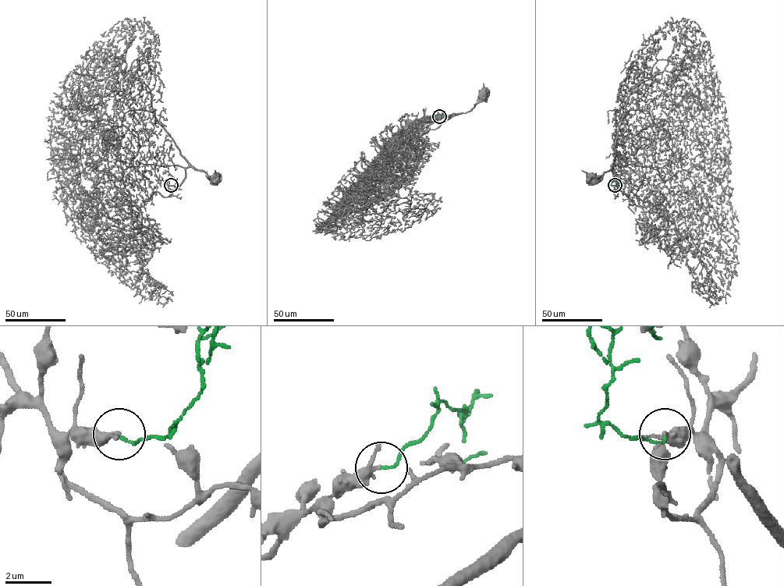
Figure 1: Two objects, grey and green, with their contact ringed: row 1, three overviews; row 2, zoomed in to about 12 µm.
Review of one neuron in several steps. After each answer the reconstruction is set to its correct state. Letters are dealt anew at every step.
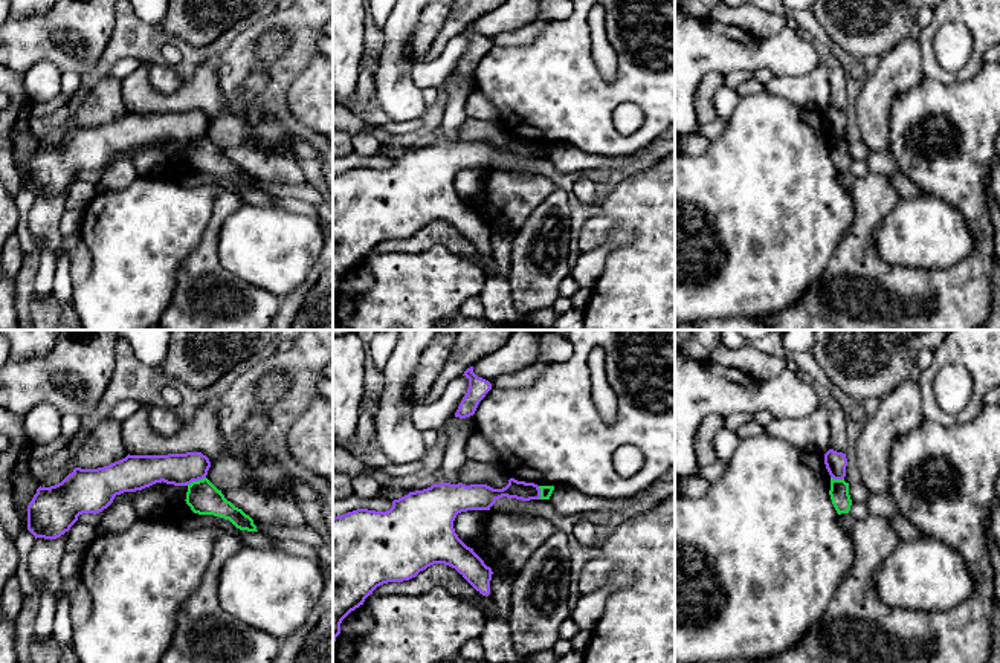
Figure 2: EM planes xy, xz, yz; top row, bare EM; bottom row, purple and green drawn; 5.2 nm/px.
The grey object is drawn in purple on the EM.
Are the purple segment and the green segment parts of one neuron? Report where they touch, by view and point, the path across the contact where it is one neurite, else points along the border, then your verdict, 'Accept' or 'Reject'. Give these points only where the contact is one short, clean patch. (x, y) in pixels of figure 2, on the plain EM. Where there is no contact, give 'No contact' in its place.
Touches purple at xy (196, 138). Boundary: xy (205, 135), (187, 142). Reject

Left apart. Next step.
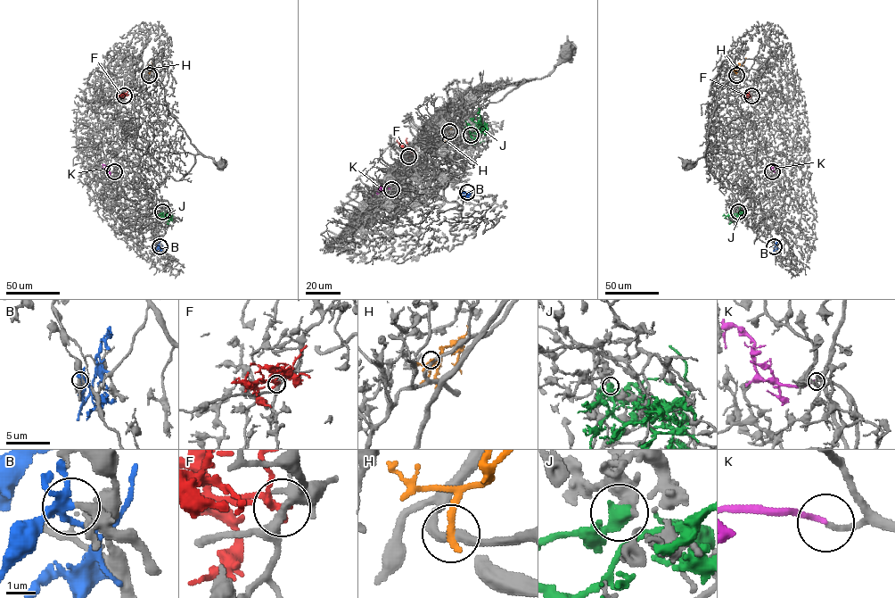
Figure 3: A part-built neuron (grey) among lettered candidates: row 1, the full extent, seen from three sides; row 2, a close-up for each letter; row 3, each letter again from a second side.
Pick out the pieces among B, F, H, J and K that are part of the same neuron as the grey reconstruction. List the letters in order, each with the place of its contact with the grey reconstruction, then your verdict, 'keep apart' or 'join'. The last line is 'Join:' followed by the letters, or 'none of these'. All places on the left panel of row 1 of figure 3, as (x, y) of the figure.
B: contact (160, 246); keep apart
F: contact (124, 95); keep apart
H: contact (149, 75); keep apart
J: contact (162, 211); keep apart
K: contact (114, 171); join
Join: K

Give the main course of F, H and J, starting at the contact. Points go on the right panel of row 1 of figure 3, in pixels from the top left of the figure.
F: (751, 95), (740, 93)
H: (736, 75), (734, 69), (745, 58)
J: (738, 211), (743, 211), (739, 214), (722, 215)

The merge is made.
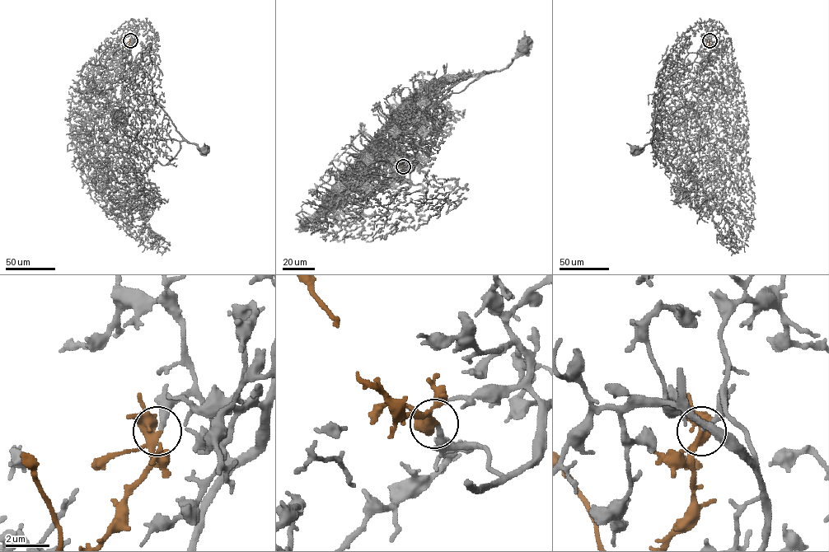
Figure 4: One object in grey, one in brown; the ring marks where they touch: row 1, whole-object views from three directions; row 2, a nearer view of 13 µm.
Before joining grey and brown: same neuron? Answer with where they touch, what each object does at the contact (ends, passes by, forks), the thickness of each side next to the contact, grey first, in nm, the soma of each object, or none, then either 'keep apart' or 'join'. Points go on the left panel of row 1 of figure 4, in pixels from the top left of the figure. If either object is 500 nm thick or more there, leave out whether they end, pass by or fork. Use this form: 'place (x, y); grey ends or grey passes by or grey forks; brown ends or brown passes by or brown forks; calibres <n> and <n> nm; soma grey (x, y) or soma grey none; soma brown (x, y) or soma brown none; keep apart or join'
place (130, 40); grey passes by; brown forks; calibres 160 and 360 nm; soma grey (204, 151); soma brown none; join

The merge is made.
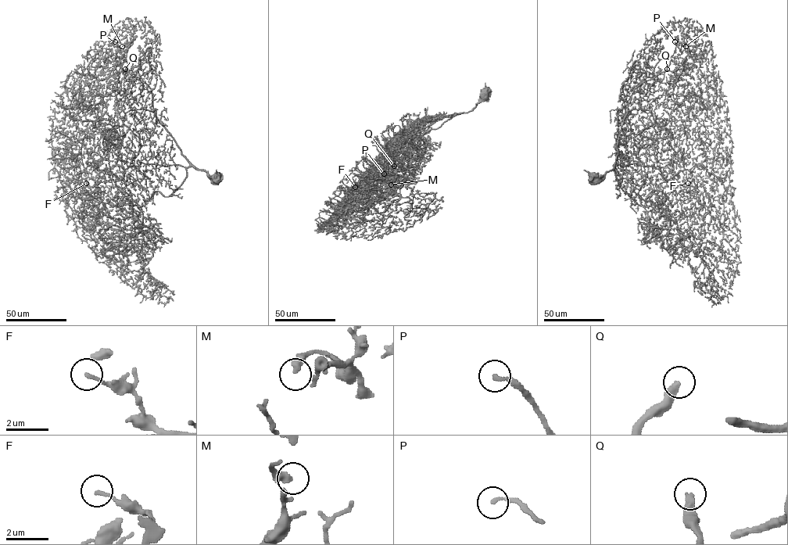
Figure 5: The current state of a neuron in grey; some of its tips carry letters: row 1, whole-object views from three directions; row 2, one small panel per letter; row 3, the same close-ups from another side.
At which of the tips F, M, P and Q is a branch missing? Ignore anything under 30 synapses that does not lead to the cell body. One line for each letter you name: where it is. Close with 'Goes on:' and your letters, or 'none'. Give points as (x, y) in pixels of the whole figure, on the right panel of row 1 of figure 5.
Q: place (667, 69)
Goes on: Q

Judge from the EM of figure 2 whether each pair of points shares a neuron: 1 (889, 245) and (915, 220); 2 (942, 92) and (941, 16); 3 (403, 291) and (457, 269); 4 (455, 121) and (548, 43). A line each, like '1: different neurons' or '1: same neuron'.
1: same neuron
2: same neuron
3: same neuron
4: different neurons

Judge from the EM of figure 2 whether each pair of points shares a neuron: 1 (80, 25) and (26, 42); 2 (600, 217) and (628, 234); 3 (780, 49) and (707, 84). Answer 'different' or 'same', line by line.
1: same
2: different
3: different

